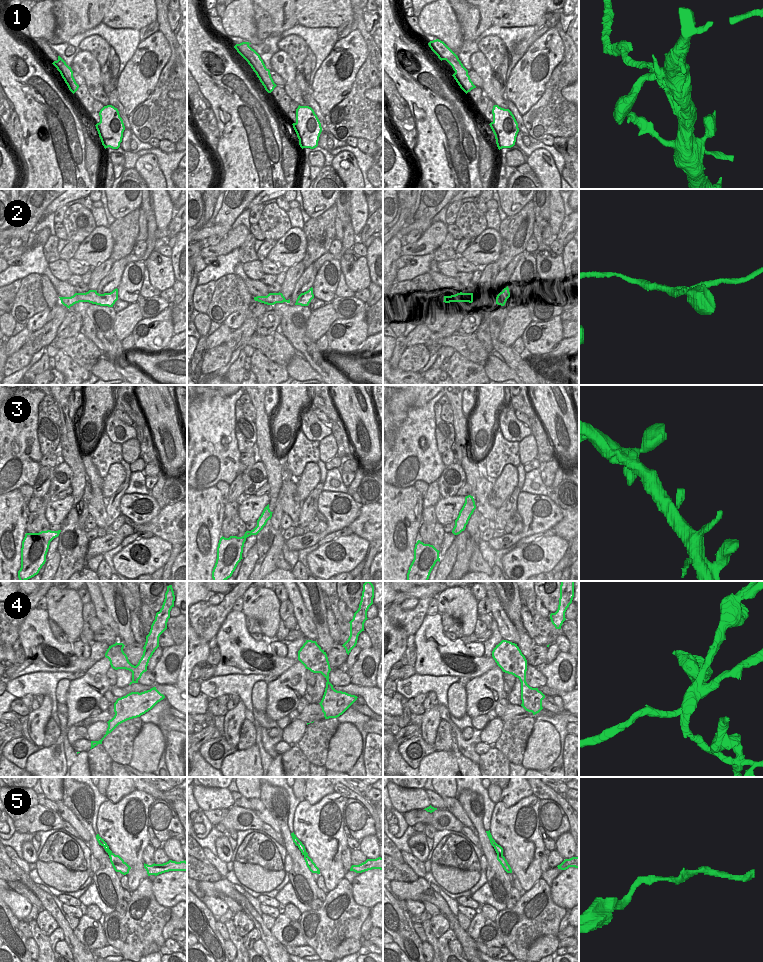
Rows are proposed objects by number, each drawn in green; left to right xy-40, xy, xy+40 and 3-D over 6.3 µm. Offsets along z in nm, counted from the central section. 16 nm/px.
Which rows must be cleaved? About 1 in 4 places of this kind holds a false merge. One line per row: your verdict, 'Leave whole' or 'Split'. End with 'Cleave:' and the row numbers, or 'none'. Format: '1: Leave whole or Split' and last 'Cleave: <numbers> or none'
1: Split
2: Leave whole
3: Leave whole
4: Split
5: Leave whole
Cleave: 1, 4.

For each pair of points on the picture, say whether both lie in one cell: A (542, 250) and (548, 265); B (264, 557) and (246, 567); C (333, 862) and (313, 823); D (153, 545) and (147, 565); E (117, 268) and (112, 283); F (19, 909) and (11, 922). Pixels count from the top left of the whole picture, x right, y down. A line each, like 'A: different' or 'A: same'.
A: same
B: different
C: same
D: same
E: same
F: different

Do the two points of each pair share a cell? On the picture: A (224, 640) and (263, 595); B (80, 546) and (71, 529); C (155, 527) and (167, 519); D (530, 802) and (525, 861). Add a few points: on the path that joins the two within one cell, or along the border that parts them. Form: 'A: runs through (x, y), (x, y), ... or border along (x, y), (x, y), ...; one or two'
A: border along (242, 610), (245, 615); two
B: runs through (79, 541), (79, 535), (76, 531); one
C: runs through (158, 526), (164, 522); one
D: runs through (516, 813), (513, 828), (520, 838), (522, 845); one

